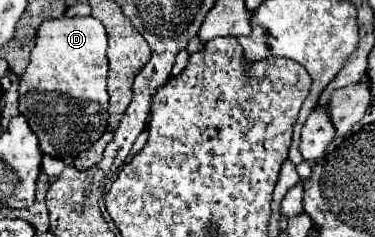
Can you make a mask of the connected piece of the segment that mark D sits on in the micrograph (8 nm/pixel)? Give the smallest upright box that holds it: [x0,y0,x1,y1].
[25,18,107,164]

